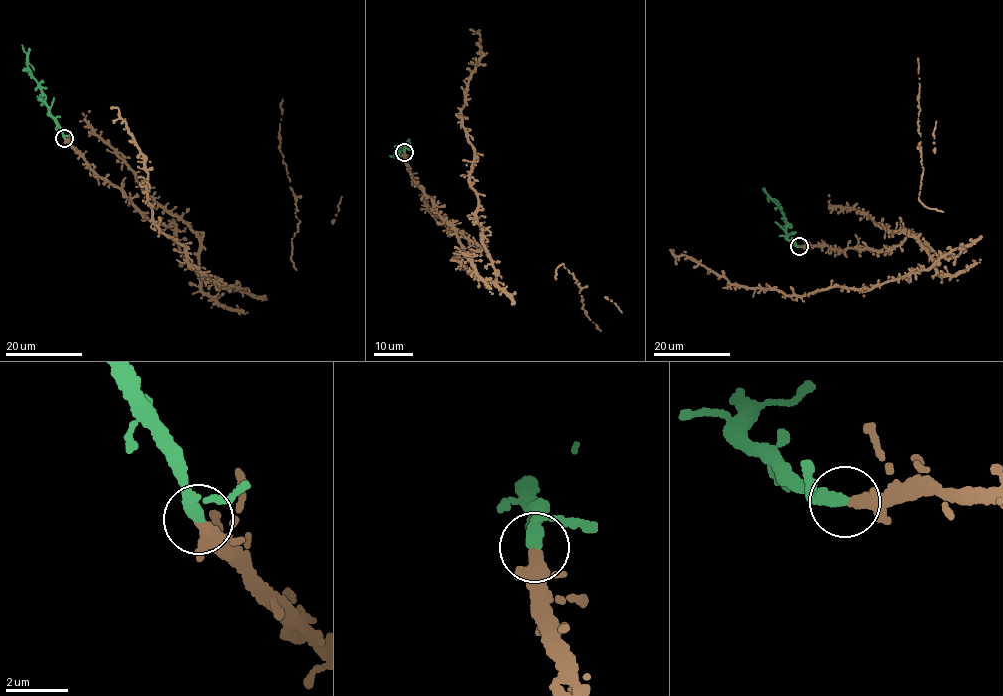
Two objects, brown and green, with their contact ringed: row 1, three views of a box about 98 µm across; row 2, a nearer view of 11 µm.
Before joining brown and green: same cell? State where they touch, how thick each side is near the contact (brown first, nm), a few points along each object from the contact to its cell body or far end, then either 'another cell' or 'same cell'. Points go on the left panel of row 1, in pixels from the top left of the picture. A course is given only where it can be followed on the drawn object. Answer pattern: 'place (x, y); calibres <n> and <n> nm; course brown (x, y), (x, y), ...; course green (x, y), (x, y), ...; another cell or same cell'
place (64, 138); calibres 400 and 360 nm; course brown (65, 138), (149, 219), (172, 223), (206, 279), (238, 288), (190, 266), (156, 224), (144, 158), (110, 107); course green (64, 138), (30, 71), (21, 44); same cell

